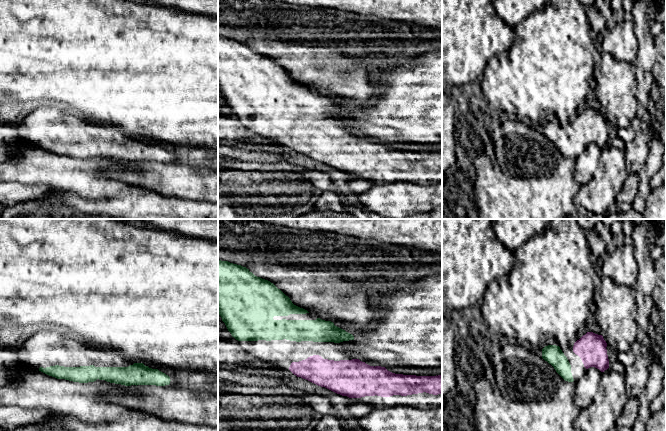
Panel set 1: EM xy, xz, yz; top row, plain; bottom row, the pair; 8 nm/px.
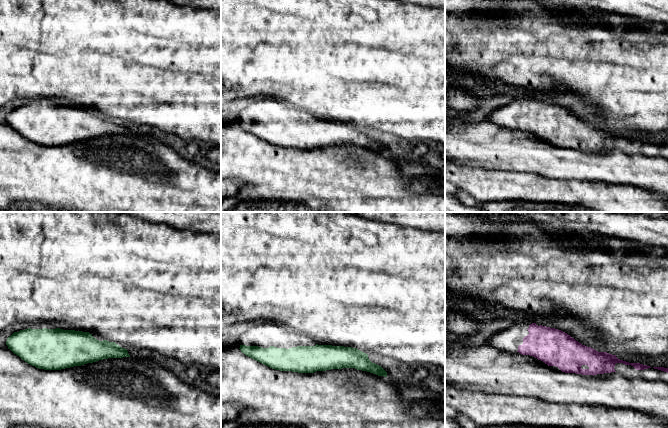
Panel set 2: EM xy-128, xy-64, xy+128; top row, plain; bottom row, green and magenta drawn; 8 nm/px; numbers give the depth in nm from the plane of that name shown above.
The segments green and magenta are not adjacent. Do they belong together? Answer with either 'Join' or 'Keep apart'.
Join

